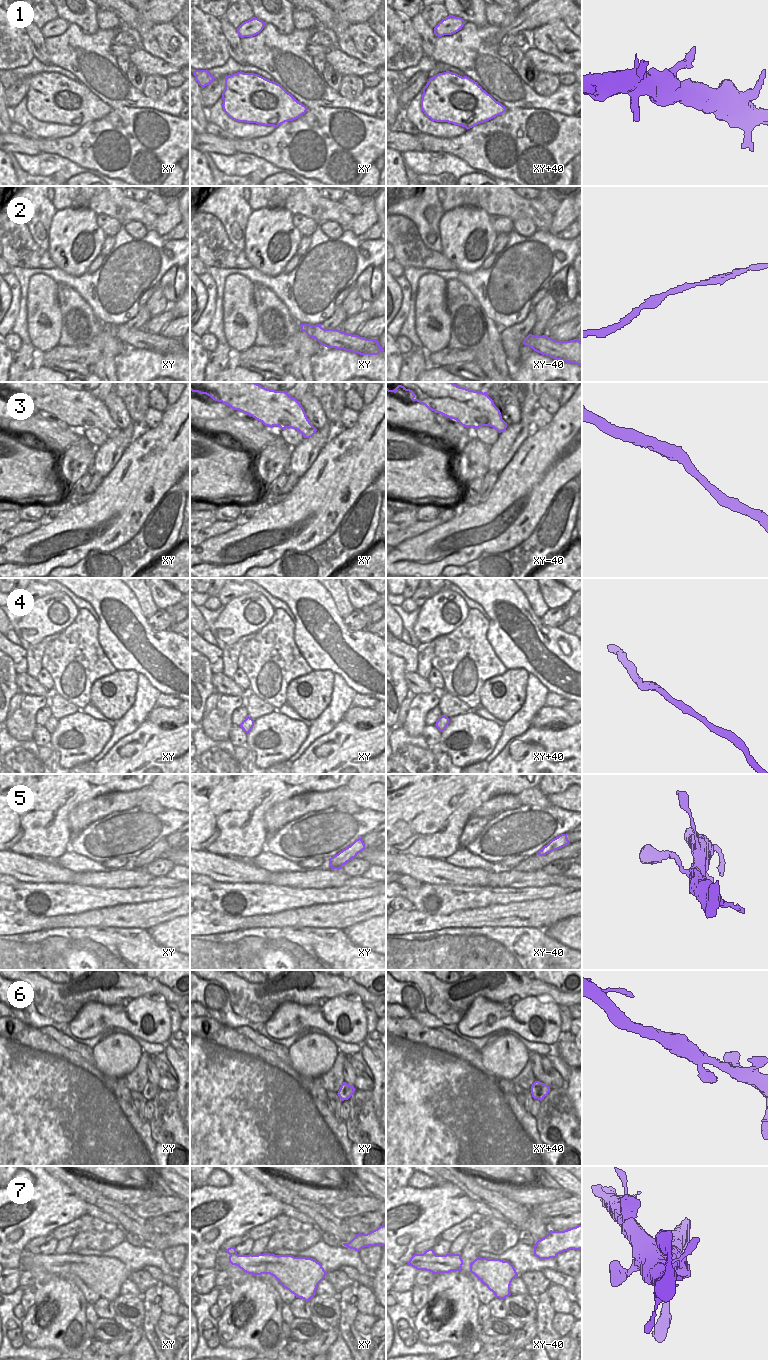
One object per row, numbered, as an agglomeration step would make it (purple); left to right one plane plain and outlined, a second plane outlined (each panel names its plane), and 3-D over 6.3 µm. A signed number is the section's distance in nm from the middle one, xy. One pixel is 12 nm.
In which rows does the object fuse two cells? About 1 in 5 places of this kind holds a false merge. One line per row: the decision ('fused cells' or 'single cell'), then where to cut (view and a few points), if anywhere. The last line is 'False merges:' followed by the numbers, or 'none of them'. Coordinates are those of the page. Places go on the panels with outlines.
1: single cell | no cut
2: single cell | no cut
3: single cell | no cut
4: single cell | no cut
5: single cell | no cut
6: single cell | no cut
7: single cell | no cut
False merges: none of them

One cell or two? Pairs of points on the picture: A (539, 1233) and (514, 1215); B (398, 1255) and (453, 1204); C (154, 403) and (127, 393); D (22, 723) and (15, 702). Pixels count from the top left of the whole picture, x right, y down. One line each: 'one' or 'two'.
A: one
B: one
C: two
D: two

